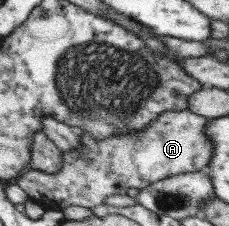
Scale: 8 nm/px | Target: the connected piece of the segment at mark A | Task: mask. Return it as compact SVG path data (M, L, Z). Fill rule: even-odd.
M188 109L170 110L161 113L138 133L97 139L84 131L80 133L83 147L64 152L65 164L57 173L27 169L16 179L16 184L44 210L61 210L68 206L92 210L104 205L109 196L128 194L128 188L141 190L175 174L205 169L212 154L212 143L206 133L208 120Z

